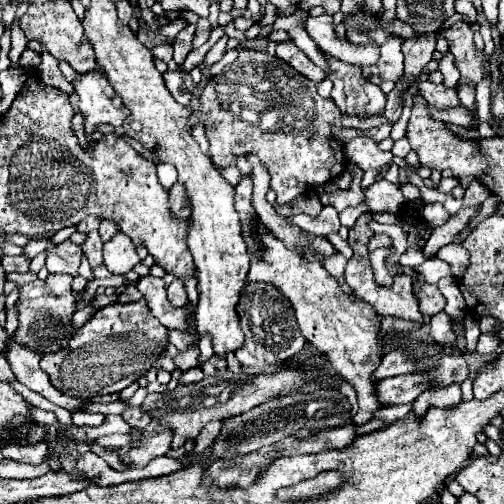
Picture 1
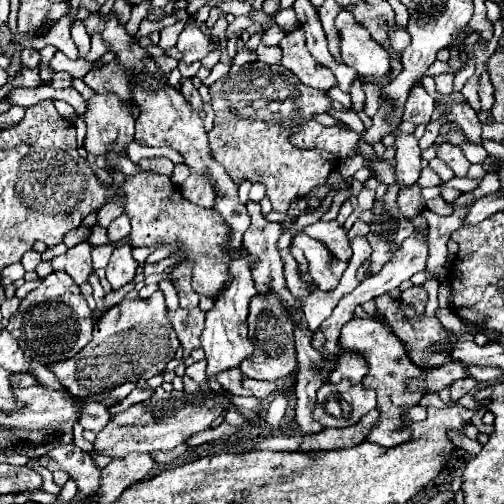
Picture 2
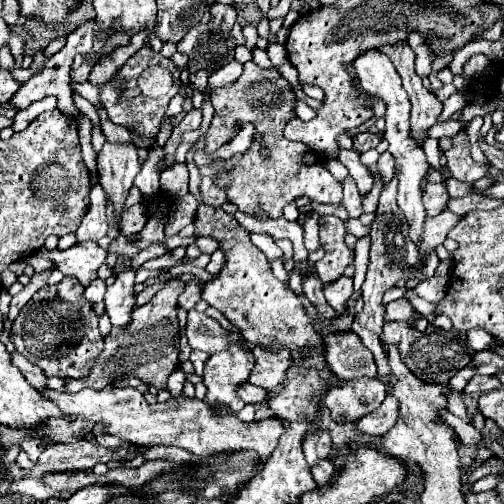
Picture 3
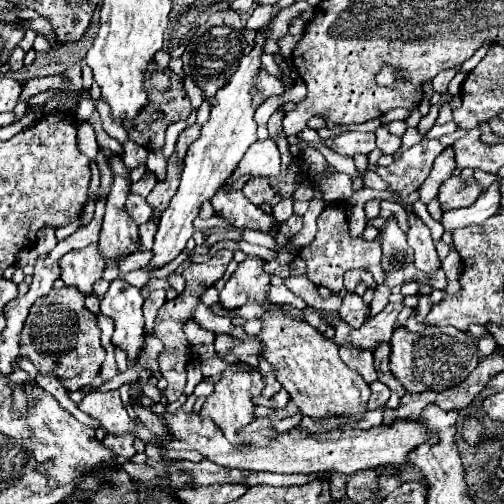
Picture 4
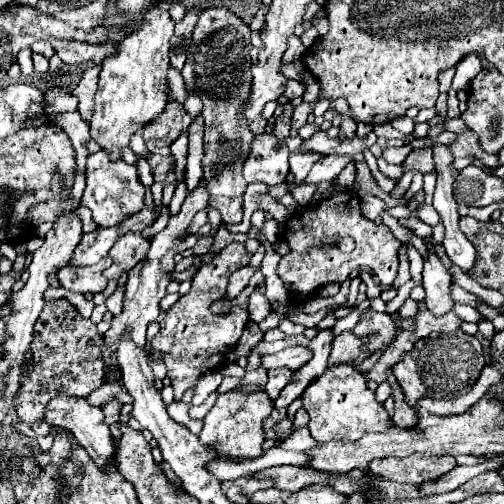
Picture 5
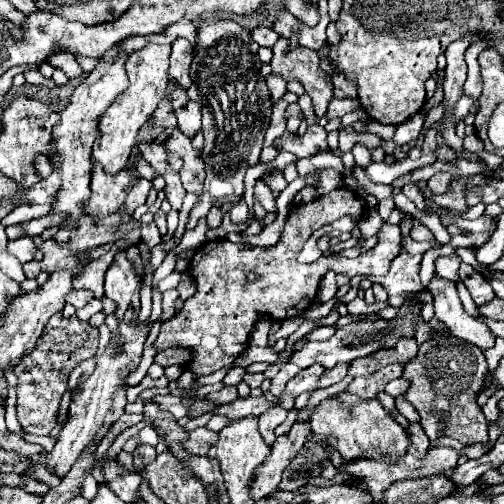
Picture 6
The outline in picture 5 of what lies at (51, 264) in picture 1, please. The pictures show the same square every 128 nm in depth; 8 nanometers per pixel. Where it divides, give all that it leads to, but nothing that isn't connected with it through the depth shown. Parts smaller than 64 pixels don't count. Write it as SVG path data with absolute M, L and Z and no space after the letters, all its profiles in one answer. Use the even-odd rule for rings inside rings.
M109 256L104 257L95 266L66 266L58 272L60 286L80 294L96 294L106 288L106 276L103 271L112 264Z

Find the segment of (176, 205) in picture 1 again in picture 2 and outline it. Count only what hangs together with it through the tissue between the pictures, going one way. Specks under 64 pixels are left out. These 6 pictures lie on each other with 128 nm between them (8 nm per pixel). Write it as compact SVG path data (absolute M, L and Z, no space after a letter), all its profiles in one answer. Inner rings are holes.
M188 176L180 184L180 194L186 200L190 200L202 208L210 208L214 204L214 196L212 196L214 192L212 192L212 186L206 180L206 176Z

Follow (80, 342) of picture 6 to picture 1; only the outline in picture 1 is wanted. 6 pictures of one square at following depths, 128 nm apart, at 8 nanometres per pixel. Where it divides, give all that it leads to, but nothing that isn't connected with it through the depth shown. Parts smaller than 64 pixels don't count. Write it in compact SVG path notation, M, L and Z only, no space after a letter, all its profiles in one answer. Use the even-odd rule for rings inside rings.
M50 274L46 280L34 280L24 286L20 286L20 326L14 334L16 342L40 352L56 352L68 344L68 338L76 332L72 328L70 318L74 314L76 298L70 294L72 276L68 274Z

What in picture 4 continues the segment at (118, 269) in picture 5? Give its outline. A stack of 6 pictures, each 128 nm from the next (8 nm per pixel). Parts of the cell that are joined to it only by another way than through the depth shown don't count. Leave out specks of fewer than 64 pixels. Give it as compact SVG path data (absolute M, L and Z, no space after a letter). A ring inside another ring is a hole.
M114 176L98 240L104 258L118 258L120 254L132 254L138 250L138 226L126 212L128 192L128 178Z

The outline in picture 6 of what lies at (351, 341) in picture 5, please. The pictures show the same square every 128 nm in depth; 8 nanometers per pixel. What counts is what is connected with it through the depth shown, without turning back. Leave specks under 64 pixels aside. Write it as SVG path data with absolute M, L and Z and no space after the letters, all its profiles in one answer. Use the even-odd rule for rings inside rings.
M338 364L336 368L328 368L324 370L320 382L318 382L318 388L326 388L326 386L332 386L332 384L338 384L340 380L344 380L344 376L348 374L348 364Z

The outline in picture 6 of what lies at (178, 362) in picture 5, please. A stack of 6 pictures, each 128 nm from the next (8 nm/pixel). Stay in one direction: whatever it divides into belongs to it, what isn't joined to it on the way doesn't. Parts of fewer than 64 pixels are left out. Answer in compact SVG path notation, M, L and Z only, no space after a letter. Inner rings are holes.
M336 188L330 194L320 196L308 204L296 204L290 210L282 238L274 250L234 244L226 238L202 244L202 248L194 252L194 258L190 262L190 272L196 282L196 294L184 302L180 312L176 312L172 318L162 322L160 336L154 342L154 346L160 348L158 352L166 348L186 348L194 352L190 354L192 356L190 362L184 364L186 370L190 370L196 378L214 374L230 366L238 358L238 354L244 352L244 348L248 346L248 334L252 332L258 314L266 312L278 320L304 314L316 300L320 276L324 276L328 270L350 278L356 274L362 276L386 274L390 270L392 260L400 252L400 238L402 238L400 226L392 226L390 222L384 222L382 230L376 234L378 244L362 252L358 258L322 256L312 264L300 264L296 260L310 234L342 216L350 216L356 222L362 222L364 216L364 206L358 194L348 188ZM248 272L256 272L258 280L248 282L246 280Z

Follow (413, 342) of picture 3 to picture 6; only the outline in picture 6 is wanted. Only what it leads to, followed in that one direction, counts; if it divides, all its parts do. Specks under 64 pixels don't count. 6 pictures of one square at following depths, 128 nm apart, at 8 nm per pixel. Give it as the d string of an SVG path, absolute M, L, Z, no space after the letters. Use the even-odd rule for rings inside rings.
M448 334L444 340L428 340L428 342L420 344L416 358L412 358L408 362L408 366L404 368L404 372L402 372L402 378L410 382L408 390L404 392L404 398L420 414L420 420L424 424L424 432L428 434L428 438L432 442L438 436L438 428L442 428L448 436L454 436L454 438L458 438L464 444L476 444L476 442L486 442L488 440L486 418L484 418L480 406L474 404L476 392L482 388L486 374L488 374L486 358L484 358L484 352L480 352L480 348L476 348L476 344L468 344L466 340L456 340L456 336L452 336L452 334ZM440 412L442 414L450 412L452 414L452 424L438 424L438 416L436 414L440 414Z

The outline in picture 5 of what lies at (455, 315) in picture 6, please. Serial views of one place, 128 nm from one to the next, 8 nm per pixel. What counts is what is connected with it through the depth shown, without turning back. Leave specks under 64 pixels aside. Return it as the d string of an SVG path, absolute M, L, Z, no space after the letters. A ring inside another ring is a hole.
M424 238L424 244L428 248L428 256L424 258L424 290L426 290L426 298L424 304L426 308L434 314L446 314L448 310L452 310L452 298L450 298L450 274L446 270L446 266L442 264L442 260L436 254L436 248L428 242L428 238Z

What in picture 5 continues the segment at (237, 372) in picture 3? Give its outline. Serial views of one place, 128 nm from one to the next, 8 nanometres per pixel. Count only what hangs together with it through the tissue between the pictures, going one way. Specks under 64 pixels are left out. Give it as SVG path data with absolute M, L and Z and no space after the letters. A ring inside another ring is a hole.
M236 386L234 390L218 396L216 404L206 414L204 428L200 432L200 444L216 446L216 450L220 454L230 456L230 458L236 458L236 456L244 456L244 458L260 456L262 454L262 444L264 444L262 424L270 416L272 408L274 408L274 404L268 398L266 390L244 394L242 386Z

